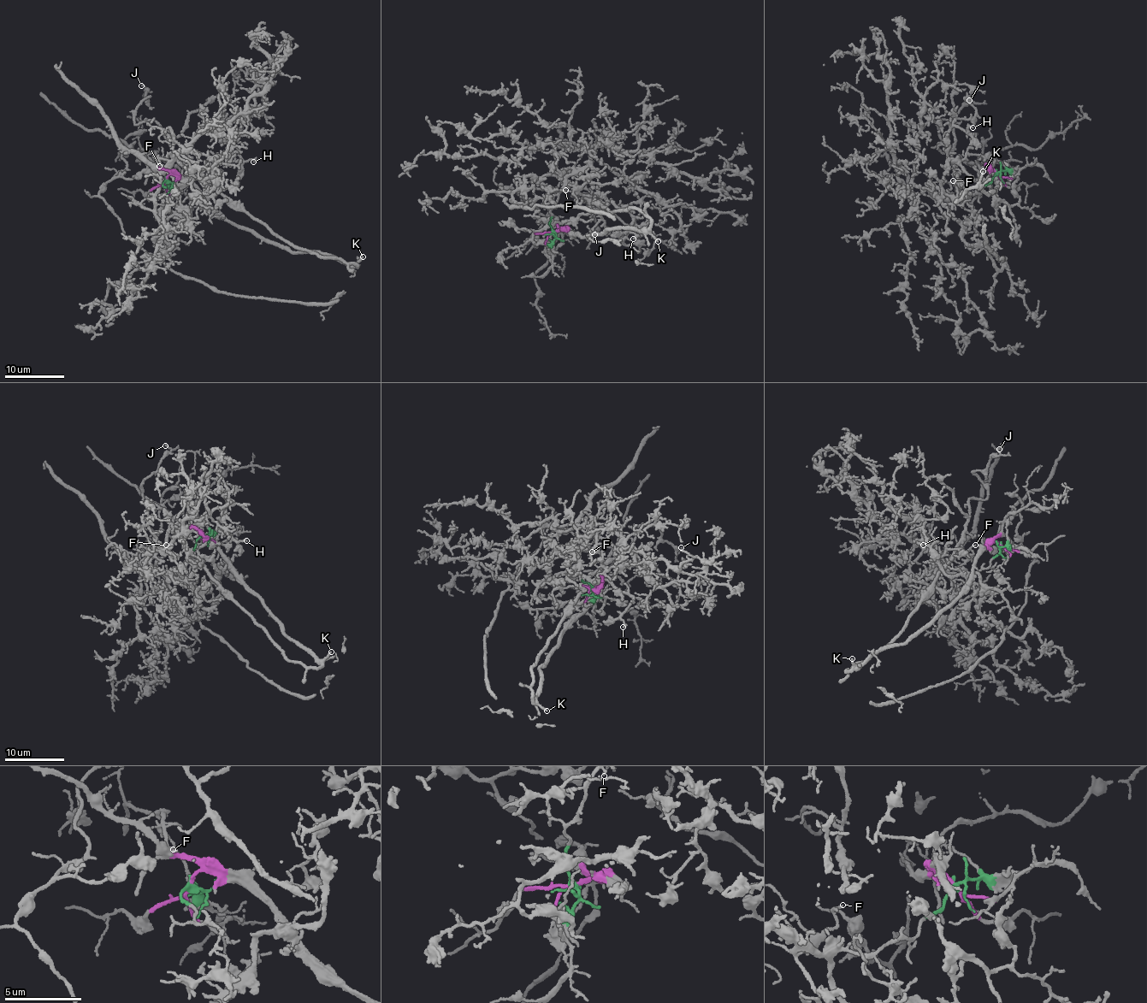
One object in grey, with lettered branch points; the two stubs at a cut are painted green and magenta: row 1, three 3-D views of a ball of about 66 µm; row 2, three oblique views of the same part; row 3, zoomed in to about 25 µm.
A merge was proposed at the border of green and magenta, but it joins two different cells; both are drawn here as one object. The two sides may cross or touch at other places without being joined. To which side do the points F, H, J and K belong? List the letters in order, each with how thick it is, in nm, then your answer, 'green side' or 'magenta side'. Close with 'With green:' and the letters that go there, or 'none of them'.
F: calibre 110 nm; green side
H: calibre 200 nm; green side
J: calibre 110 nm; magenta side
K: calibre 170 nm; magenta side
With green: F, H

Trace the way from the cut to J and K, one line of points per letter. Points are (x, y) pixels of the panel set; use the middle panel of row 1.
J: (553, 232), (649, 228), (650, 219), (634, 209), (611, 214), (575, 190), (599, 200), (594, 235)
K: (553, 232), (566, 229), (576, 236), (601, 234), (606, 228), (628, 226), (644, 228), (658, 242)

